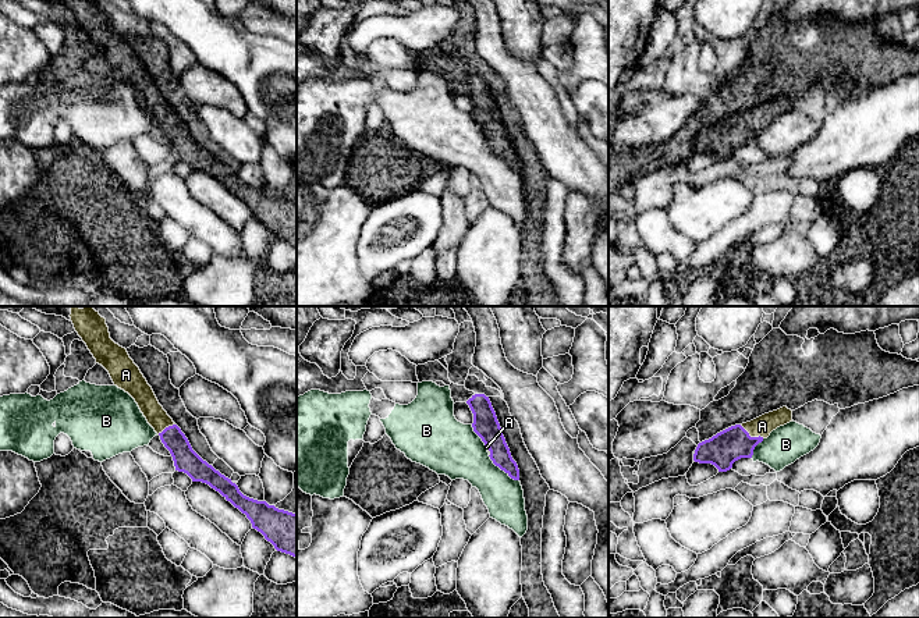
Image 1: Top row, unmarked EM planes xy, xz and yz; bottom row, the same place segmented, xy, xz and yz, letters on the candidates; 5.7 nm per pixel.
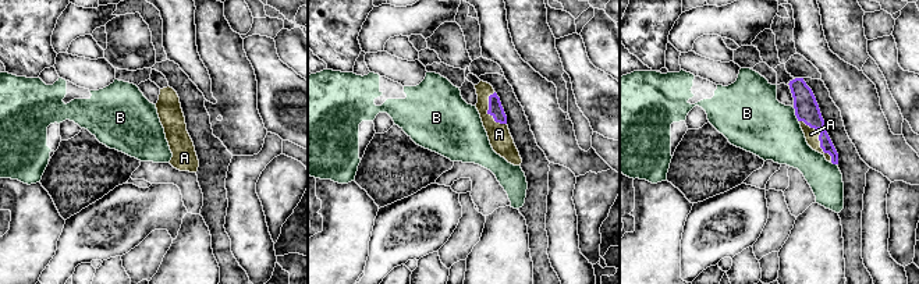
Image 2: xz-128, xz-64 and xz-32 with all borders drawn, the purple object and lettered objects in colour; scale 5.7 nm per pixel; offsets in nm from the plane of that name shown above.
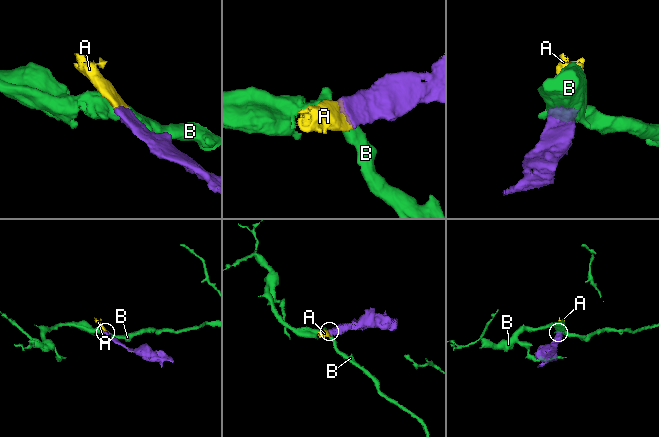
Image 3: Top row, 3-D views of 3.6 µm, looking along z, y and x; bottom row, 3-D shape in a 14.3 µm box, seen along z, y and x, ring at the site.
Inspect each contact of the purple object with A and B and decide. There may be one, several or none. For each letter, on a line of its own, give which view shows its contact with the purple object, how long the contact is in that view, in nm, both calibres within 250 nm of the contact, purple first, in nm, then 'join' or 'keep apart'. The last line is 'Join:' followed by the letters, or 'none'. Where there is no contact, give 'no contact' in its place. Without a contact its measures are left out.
A: yz | 160 nm | 190/120 nm | join
B: xz | 240 nm | 140/280 nm | keep apart
Join: A

